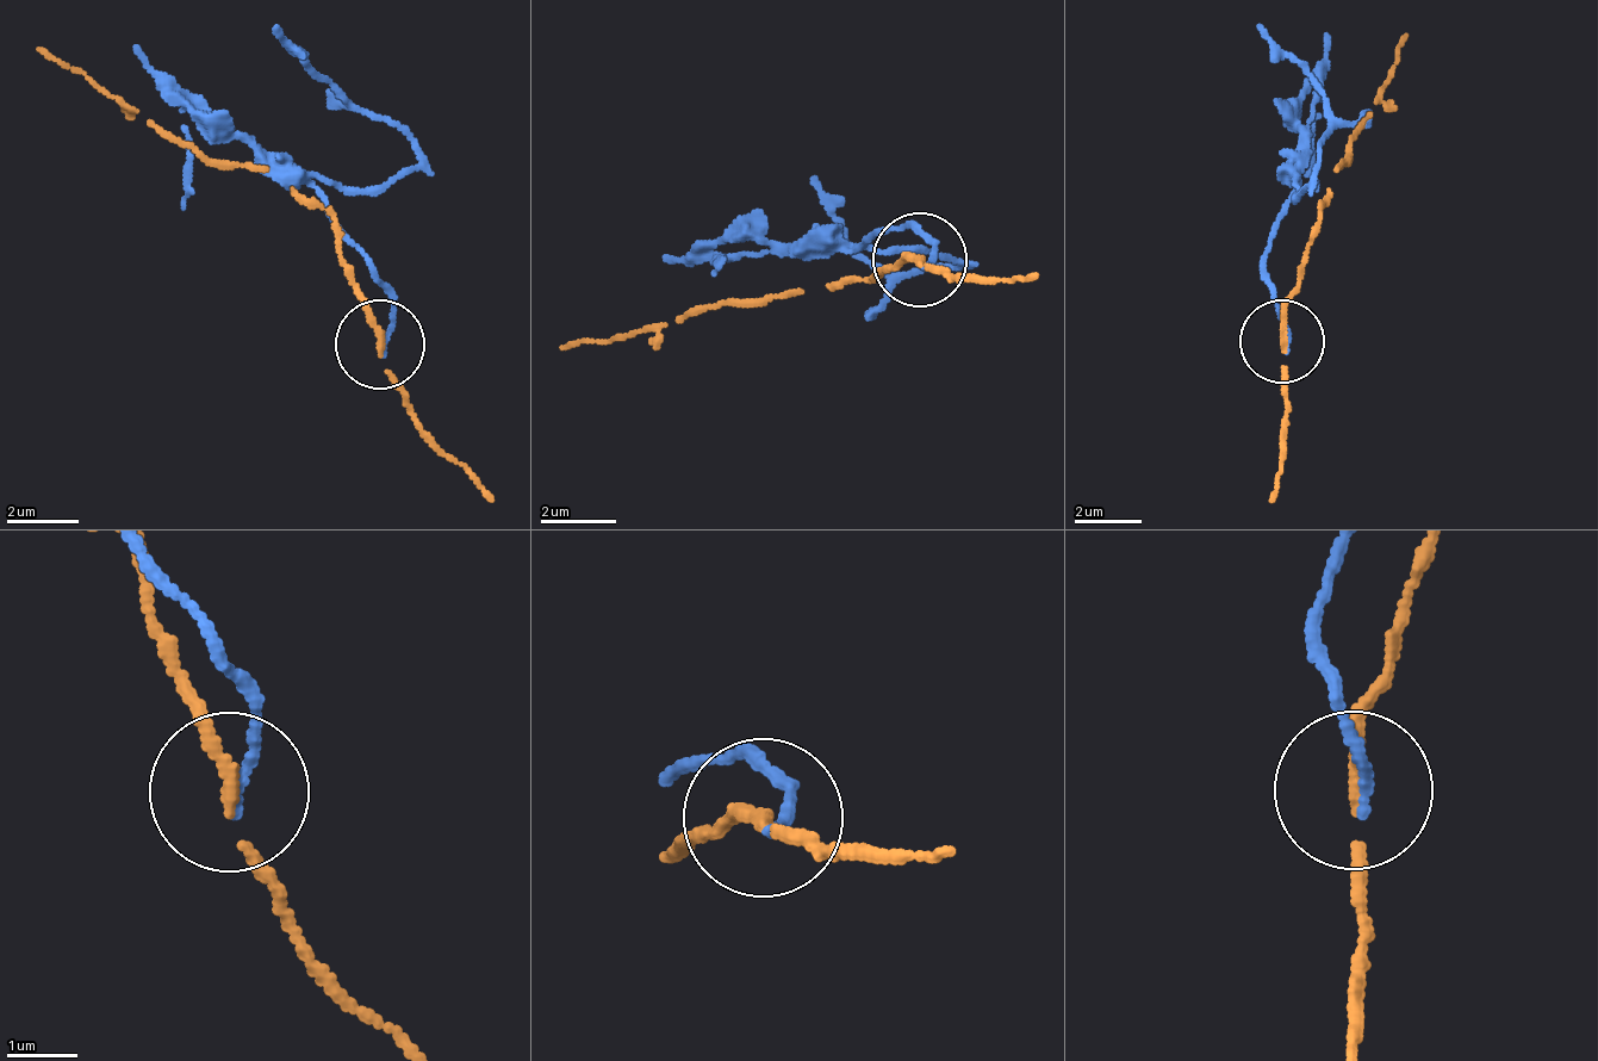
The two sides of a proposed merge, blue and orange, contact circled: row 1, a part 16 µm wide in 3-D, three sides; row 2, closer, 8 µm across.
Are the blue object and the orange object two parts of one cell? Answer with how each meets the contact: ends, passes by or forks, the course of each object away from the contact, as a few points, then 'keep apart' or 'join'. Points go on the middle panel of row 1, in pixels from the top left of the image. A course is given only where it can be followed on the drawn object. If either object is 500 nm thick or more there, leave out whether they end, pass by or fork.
blue ends; orange passes by; course blue (922, 261), (932, 243), (914, 228), (868, 239), (877, 254), (933, 254), (962, 267), (869, 266), (813, 179); course orange (922, 261), (829, 283), (698, 304), (670, 328), (558, 345); keep apart

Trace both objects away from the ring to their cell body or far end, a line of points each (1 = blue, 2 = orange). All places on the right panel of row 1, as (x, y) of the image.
1: (1284, 339), (1267, 255), (1285, 208), (1301, 192), (1300, 200), (1317, 172), (1326, 100), (1260, 26)
2: (1284, 339), (1310, 234), (1326, 186), (1353, 134), (1378, 105), (1404, 32)

